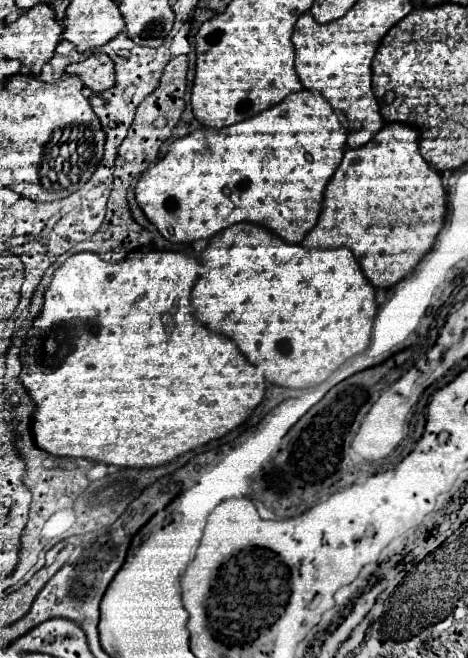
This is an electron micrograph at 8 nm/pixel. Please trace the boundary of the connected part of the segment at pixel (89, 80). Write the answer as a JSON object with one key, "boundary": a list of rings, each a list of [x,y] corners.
{"boundary":[[[92,54],[84,62],[70,64],[66,74],[78,76],[92,92],[104,92],[114,86],[114,64],[106,54]]]}

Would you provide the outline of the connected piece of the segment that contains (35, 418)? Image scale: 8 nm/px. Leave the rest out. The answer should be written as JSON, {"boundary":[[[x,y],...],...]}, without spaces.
{"boundary":[[[80,252],[70,256],[52,276],[50,286],[44,292],[44,306],[40,314],[34,318],[32,328],[36,332],[26,334],[22,348],[20,348],[20,362],[22,372],[18,380],[32,396],[32,402],[36,404],[36,410],[32,414],[32,436],[34,444],[40,446],[40,450],[52,454],[52,456],[66,456],[66,458],[88,458],[92,462],[112,464],[112,466],[124,466],[124,468],[154,468],[164,466],[178,458],[180,454],[186,454],[198,446],[208,444],[210,440],[222,438],[236,426],[240,426],[254,408],[262,402],[266,380],[256,372],[256,368],[242,356],[242,352],[236,348],[232,340],[226,336],[220,336],[216,332],[210,332],[204,324],[200,324],[190,308],[186,306],[192,286],[196,282],[196,272],[200,268],[200,260],[196,256],[188,256],[182,252],[146,252],[142,258],[126,258],[122,262],[104,262],[100,256],[92,252]]]}

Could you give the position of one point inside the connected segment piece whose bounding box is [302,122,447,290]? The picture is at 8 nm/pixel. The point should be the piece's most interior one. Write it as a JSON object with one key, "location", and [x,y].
{"location":[384,202]}

